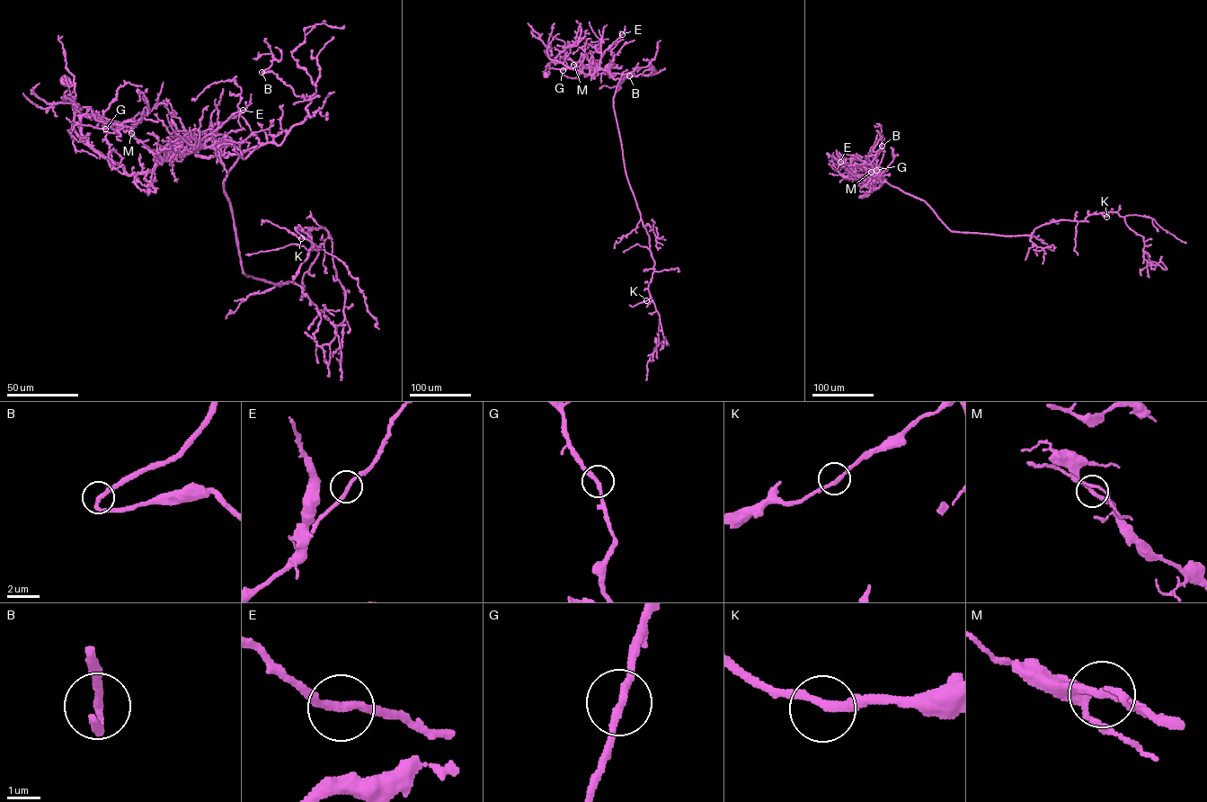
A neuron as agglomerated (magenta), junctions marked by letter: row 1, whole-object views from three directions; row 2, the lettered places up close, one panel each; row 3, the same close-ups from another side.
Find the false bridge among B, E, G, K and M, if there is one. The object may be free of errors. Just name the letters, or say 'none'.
none

